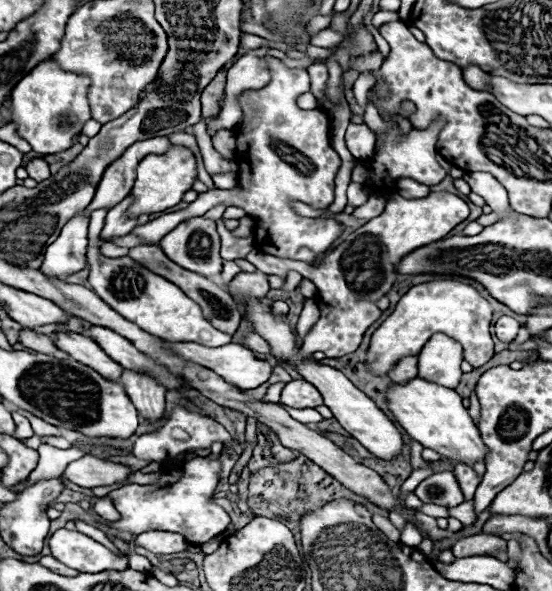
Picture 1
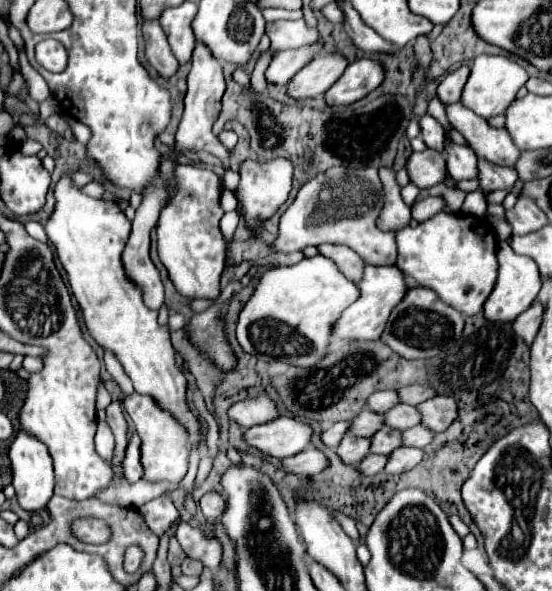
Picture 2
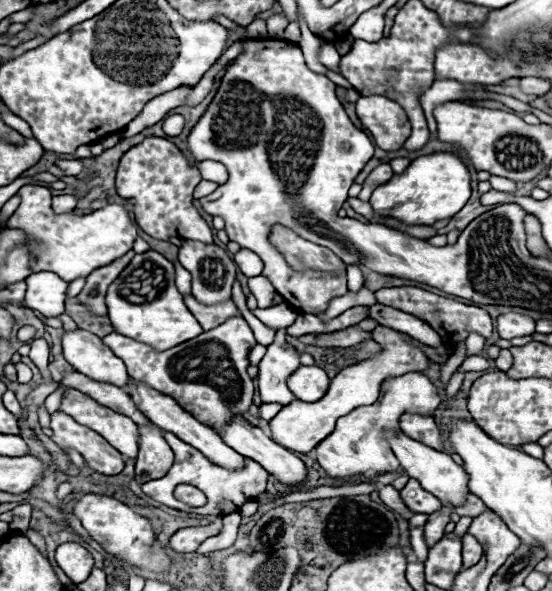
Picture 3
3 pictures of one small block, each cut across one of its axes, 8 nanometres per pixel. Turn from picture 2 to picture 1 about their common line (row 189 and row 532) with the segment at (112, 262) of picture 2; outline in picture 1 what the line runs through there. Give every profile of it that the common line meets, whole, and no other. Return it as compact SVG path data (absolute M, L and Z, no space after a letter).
M56 530L50 538L50 550L58 562L78 572L104 572L128 568L128 560L124 556L112 554L106 546L76 530Z

